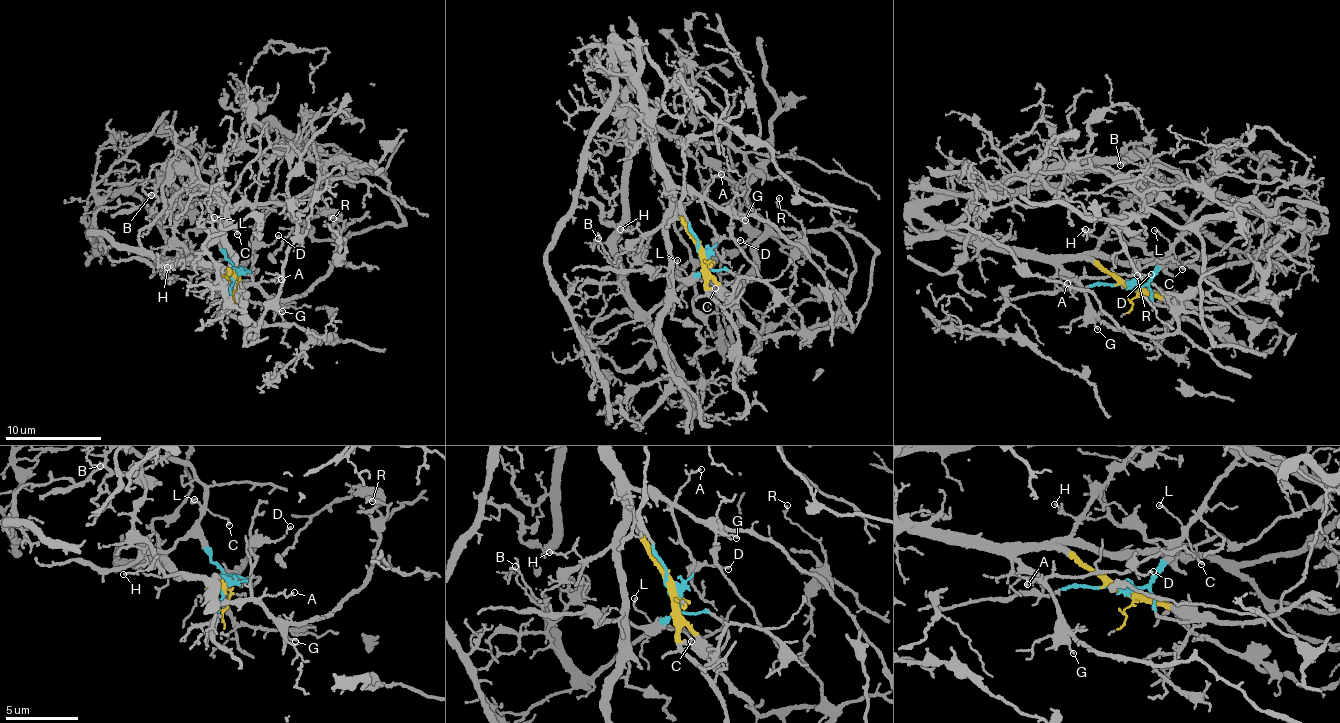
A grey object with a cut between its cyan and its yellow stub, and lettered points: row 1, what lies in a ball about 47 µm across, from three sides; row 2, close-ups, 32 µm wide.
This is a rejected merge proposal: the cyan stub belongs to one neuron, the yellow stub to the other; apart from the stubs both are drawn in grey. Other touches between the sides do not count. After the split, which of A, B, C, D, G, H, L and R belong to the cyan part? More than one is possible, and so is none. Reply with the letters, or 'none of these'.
B, C, L

